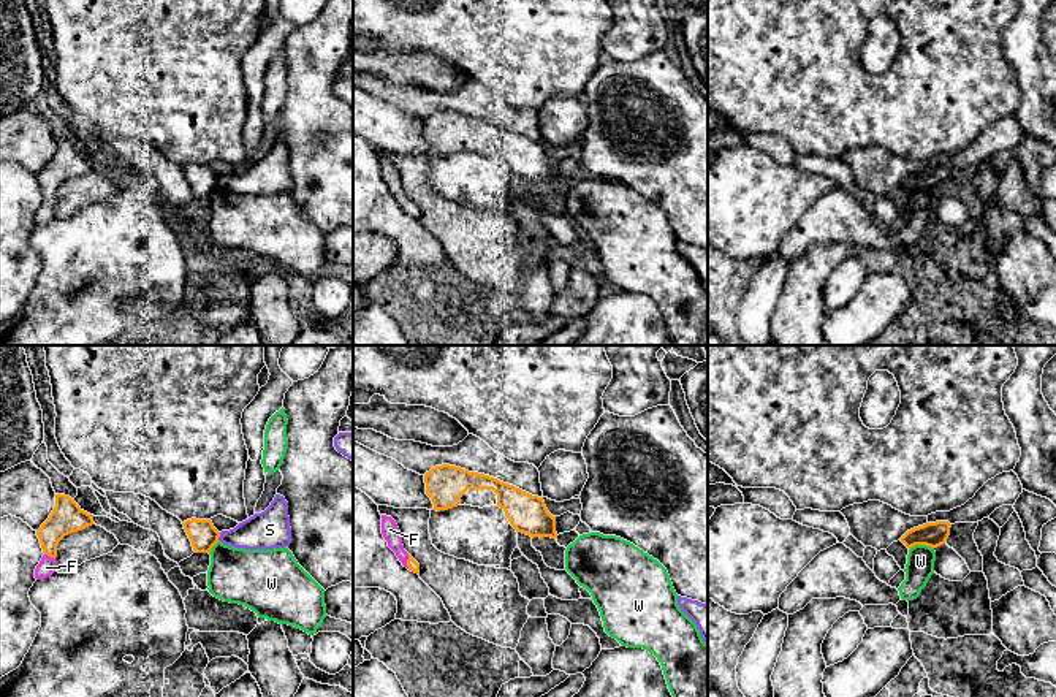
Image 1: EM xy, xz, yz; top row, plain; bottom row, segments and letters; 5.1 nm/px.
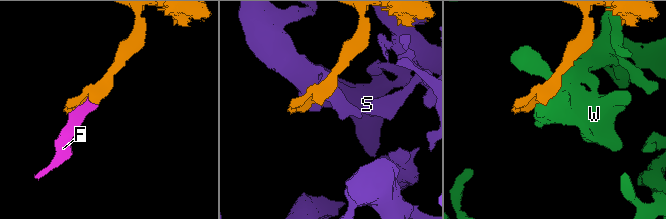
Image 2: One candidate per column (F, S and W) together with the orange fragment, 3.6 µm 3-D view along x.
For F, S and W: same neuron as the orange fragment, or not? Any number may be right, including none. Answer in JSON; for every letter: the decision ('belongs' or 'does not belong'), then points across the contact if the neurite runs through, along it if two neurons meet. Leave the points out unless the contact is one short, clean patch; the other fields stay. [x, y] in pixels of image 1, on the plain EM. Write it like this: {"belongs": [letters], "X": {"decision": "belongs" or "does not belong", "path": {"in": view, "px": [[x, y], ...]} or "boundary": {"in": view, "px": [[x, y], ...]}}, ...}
{"belongs": ["F"], "F": {"decision": "belongs", "path": {"in": "xz", "px": [[414, 211], [407, 206], [390, 175]]}}, "S": {"decision": "does not belong", "boundary": {"in": "xy", "px": [[220, 178], [217, 184]]}}, "W": {"decision": "does not belong", "boundary": {"in": "yz", "px": [[933, 192], [914, 190], [909, 195]]}}}

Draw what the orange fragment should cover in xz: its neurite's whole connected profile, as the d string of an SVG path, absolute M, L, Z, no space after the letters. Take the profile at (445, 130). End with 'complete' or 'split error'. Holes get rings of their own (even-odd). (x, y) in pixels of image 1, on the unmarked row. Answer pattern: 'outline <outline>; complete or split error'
outline M450 109L432 112L424 119L424 128L426 139L434 149L432 155L448 155L464 149L480 154L497 150L516 177L532 184L557 184L556 162L548 157L543 143L513 130Z; split error

